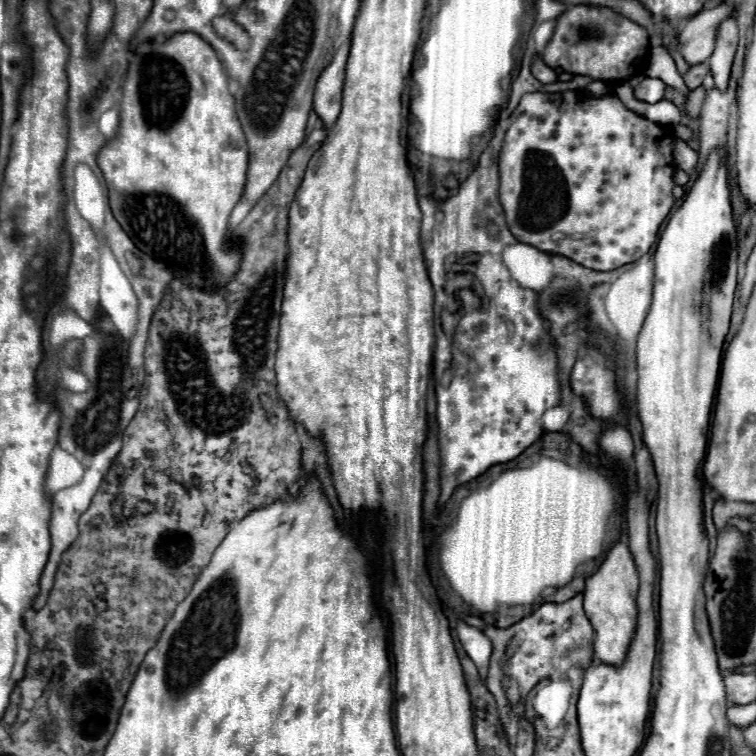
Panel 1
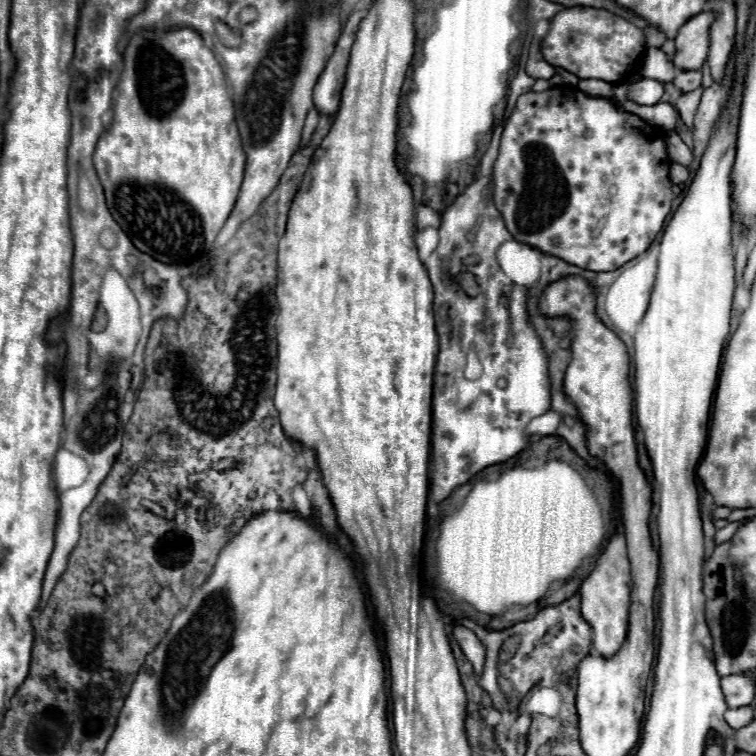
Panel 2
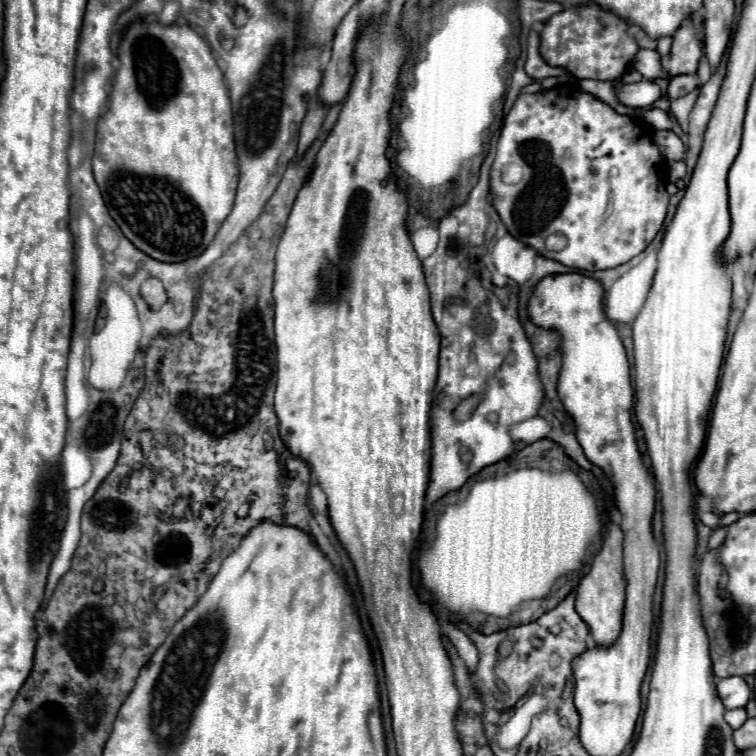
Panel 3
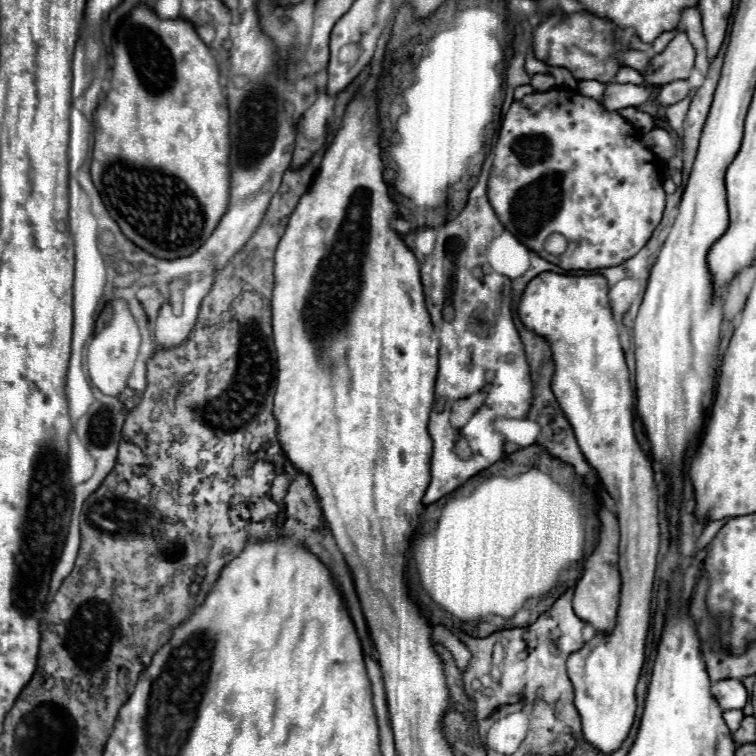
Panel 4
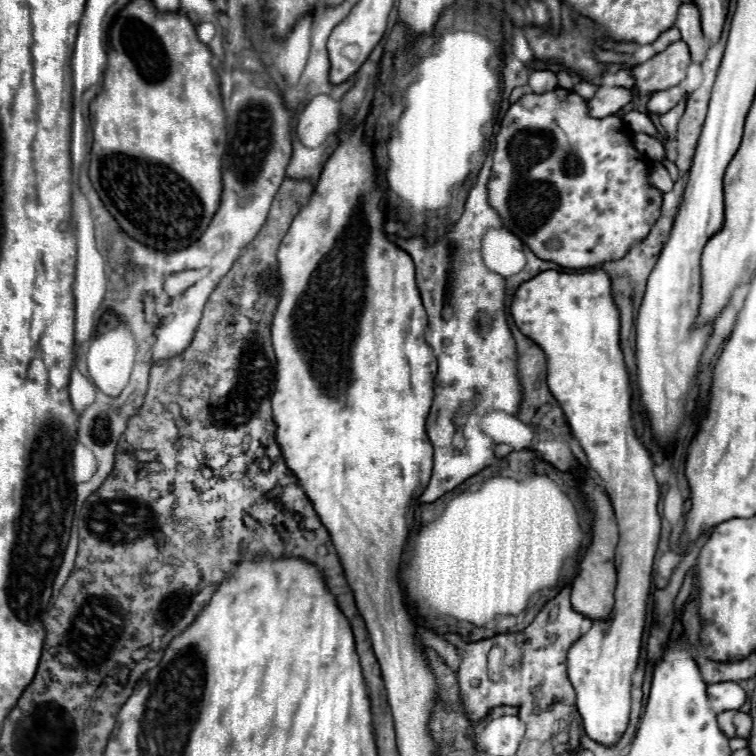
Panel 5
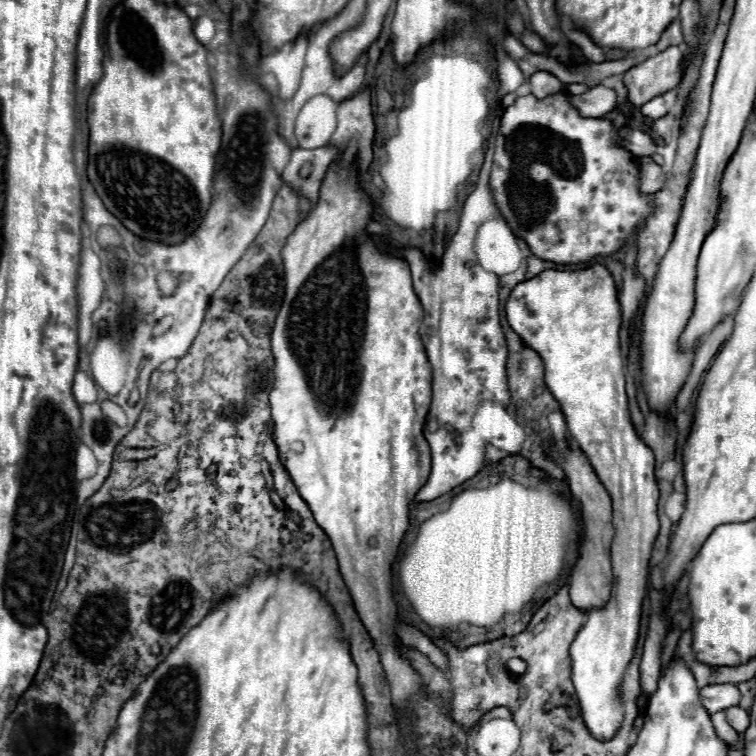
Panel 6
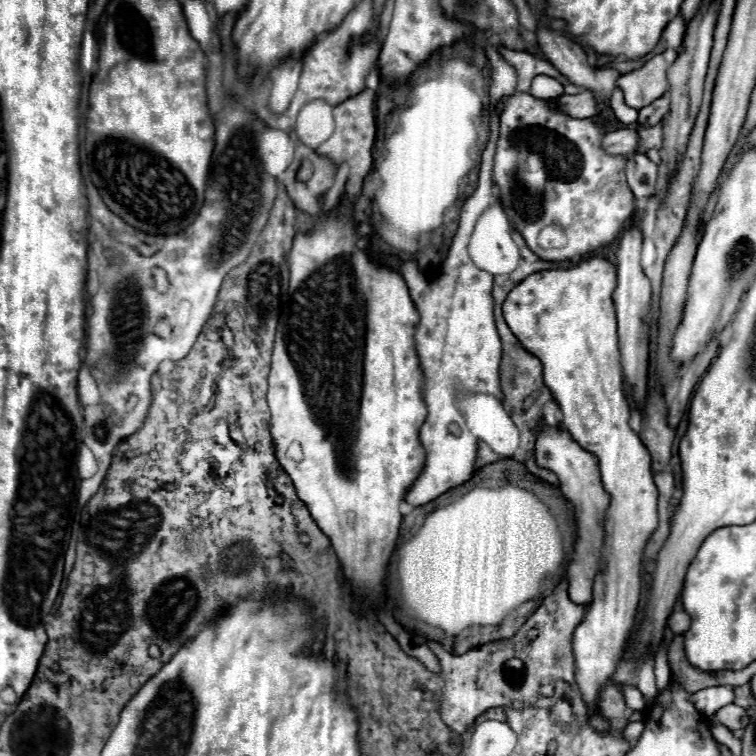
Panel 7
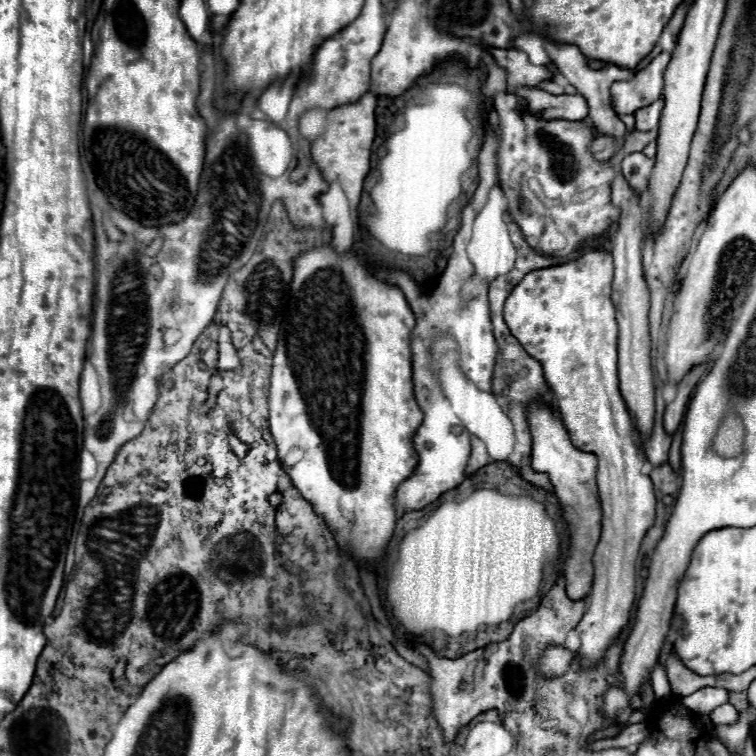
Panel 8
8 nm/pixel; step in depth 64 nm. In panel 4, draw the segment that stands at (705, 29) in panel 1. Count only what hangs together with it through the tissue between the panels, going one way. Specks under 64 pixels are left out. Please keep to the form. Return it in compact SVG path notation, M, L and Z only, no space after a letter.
M678 32L676 38L666 46L664 52L656 54L650 60L650 66L640 72L644 86L664 86L676 80L686 80L694 66L694 48L688 42L684 32Z

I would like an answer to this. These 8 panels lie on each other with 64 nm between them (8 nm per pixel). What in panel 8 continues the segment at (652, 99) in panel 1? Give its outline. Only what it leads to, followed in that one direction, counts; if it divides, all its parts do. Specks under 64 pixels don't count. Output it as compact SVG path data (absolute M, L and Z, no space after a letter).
M520 86L510 90L510 94L520 96L526 102L526 110L540 116L542 120L584 120L588 116L588 104L582 96L570 94L548 94L536 86Z

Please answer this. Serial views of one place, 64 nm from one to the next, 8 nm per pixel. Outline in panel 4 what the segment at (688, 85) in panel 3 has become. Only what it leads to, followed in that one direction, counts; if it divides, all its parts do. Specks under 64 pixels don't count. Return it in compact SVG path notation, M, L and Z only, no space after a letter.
M678 80L678 82L674 82L674 84L662 86L660 92L658 92L658 96L656 96L654 100L656 100L656 104L660 104L660 106L672 106L672 104L680 102L682 98L686 98L688 92L690 92L688 82L686 82L686 80Z

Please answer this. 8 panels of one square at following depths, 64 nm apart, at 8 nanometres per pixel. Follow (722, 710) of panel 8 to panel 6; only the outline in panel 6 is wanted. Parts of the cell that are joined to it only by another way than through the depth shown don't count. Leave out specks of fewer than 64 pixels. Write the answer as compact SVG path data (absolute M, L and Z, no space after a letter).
M740 706L726 708L726 710L724 710L724 714L726 714L728 724L730 724L736 732L740 732L740 734L746 730L746 724L750 724L750 720L748 720L748 712L746 712L746 710L742 710Z

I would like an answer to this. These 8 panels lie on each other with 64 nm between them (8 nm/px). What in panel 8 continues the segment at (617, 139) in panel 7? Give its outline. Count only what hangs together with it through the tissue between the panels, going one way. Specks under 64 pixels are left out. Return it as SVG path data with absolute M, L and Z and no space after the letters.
M598 136L598 138L594 138L592 142L590 142L590 152L592 152L592 156L598 160L598 162L604 162L604 160L608 160L610 156L614 156L620 148L624 146L624 138L618 142L618 144L614 144L614 138L610 138L610 136Z

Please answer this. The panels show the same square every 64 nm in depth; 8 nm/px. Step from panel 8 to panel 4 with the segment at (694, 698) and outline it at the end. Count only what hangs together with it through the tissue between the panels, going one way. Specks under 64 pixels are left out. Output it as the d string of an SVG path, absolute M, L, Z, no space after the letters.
M720 680L712 684L712 696L722 710L740 710L748 702L748 692L740 680Z

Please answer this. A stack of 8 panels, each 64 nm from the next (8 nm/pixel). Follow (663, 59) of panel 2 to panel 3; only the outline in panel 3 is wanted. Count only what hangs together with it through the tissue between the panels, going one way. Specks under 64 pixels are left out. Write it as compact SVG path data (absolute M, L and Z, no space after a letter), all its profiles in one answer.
M638 50L634 58L630 60L630 66L638 70L646 80L662 78L662 66L660 66L660 54L656 50Z

